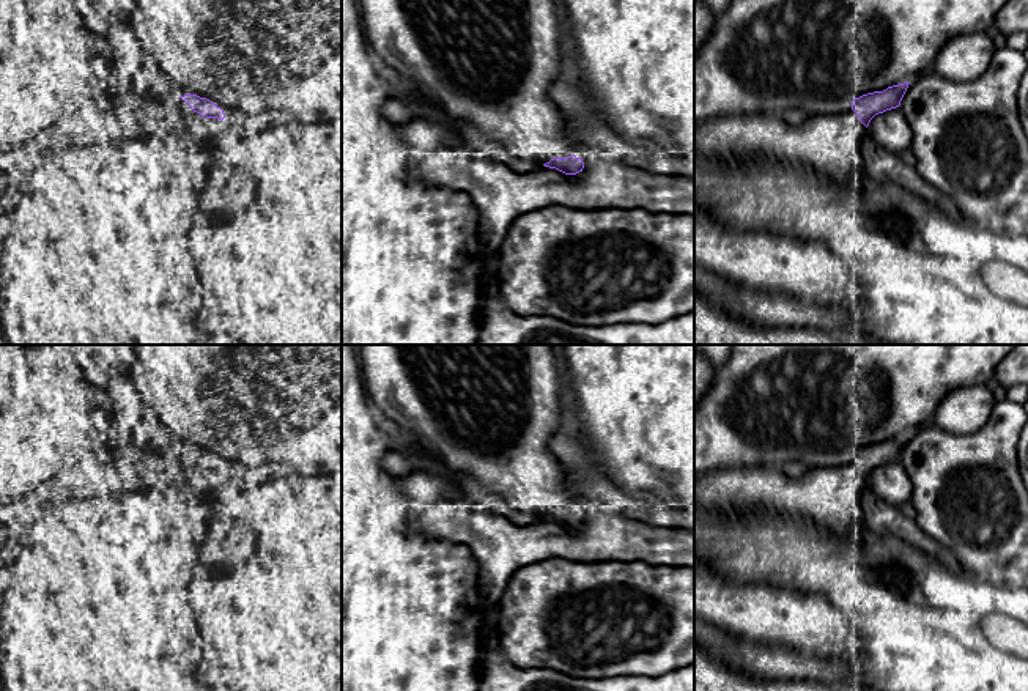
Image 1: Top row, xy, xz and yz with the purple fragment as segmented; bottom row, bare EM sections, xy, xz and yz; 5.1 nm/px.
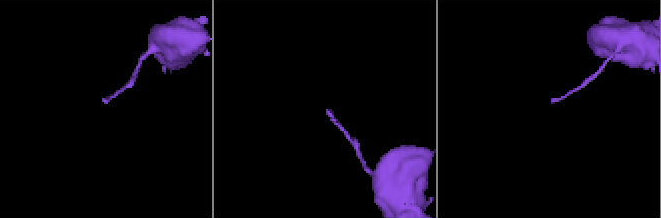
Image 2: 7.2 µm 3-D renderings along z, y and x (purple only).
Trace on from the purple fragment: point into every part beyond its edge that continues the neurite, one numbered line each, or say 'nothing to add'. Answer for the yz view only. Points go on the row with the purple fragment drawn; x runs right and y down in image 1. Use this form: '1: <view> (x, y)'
1: yz (828, 144)

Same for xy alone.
1: xy (95, 252)

